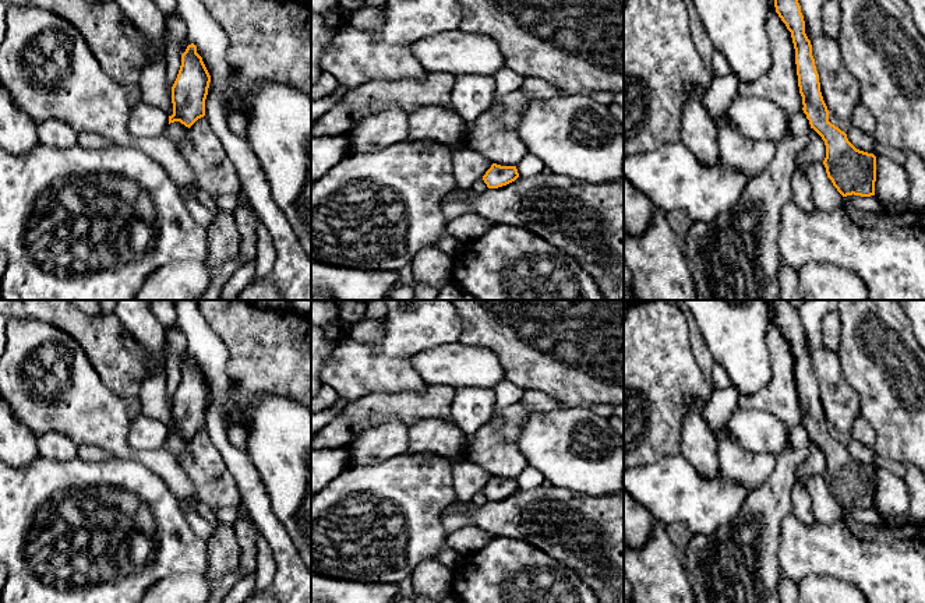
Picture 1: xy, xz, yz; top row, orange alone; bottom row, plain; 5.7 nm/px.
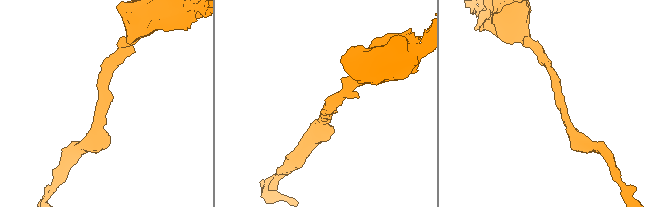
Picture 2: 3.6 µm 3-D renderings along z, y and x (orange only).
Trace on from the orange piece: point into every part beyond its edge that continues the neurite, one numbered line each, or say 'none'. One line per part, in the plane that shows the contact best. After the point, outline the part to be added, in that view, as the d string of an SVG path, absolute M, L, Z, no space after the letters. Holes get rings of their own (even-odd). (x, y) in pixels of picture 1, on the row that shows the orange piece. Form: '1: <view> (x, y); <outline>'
none

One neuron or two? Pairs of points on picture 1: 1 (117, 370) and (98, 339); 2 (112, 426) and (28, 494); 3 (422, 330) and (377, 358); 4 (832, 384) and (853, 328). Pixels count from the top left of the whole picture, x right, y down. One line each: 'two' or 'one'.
1: one
2: two
3: one
4: two

